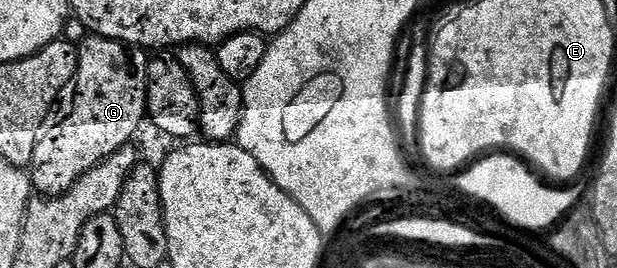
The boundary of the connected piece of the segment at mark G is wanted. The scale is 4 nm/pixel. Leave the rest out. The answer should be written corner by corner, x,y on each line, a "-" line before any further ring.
90,34
85,38
89,39
83,40
77,47
77,74
71,84
73,104
70,105
62,123
57,123
54,127
46,126
38,134
37,144
33,150
33,190
45,197
62,195
83,173
114,155
120,147
130,144
136,130
147,119
145,84
149,74
150,56
144,50
102,35

